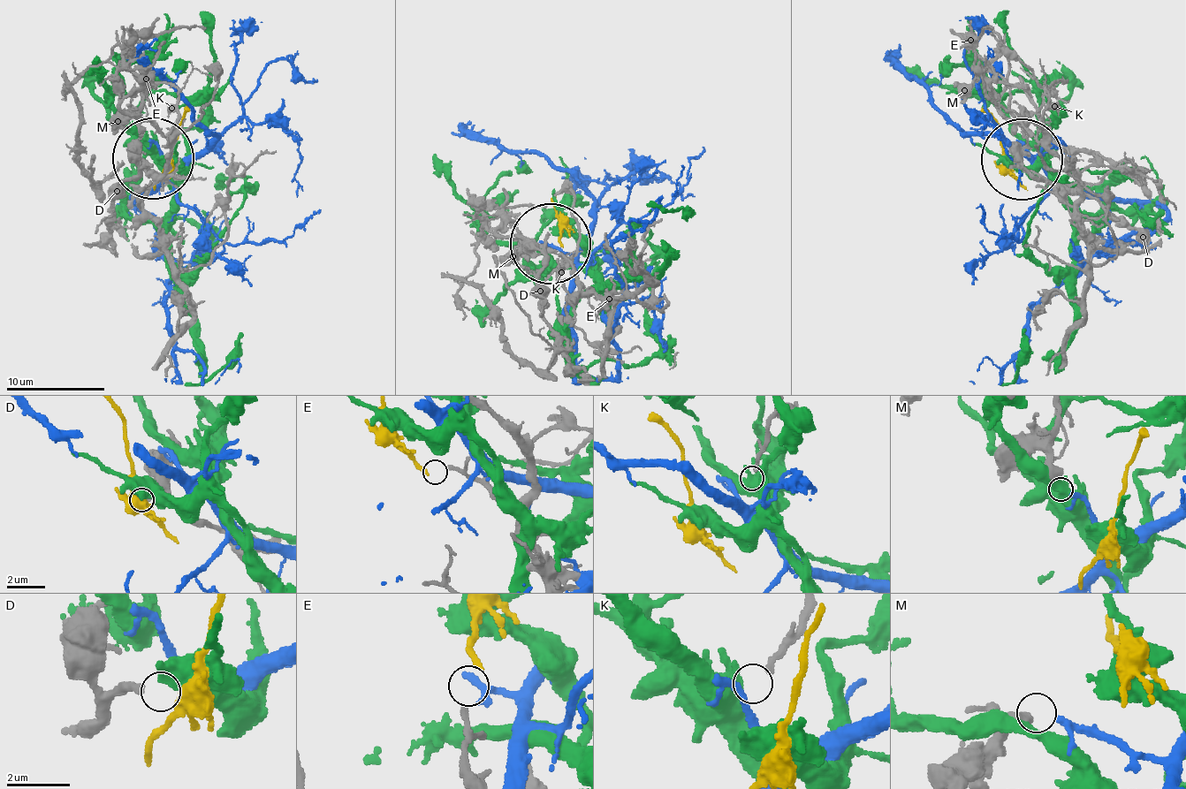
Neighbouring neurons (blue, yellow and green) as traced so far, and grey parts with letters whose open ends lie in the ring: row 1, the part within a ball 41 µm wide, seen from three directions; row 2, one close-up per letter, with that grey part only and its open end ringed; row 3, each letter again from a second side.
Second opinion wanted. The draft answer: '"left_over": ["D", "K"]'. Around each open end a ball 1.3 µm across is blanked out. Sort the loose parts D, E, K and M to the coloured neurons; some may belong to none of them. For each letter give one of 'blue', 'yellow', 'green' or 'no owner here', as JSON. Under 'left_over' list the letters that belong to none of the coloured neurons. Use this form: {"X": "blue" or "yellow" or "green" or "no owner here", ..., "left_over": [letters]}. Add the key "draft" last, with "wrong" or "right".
{"D": "no owner here", "E": "yellow", "K": "no owner here", "M": "blue", "left_over": ["D", "K"], "draft": "right"}

